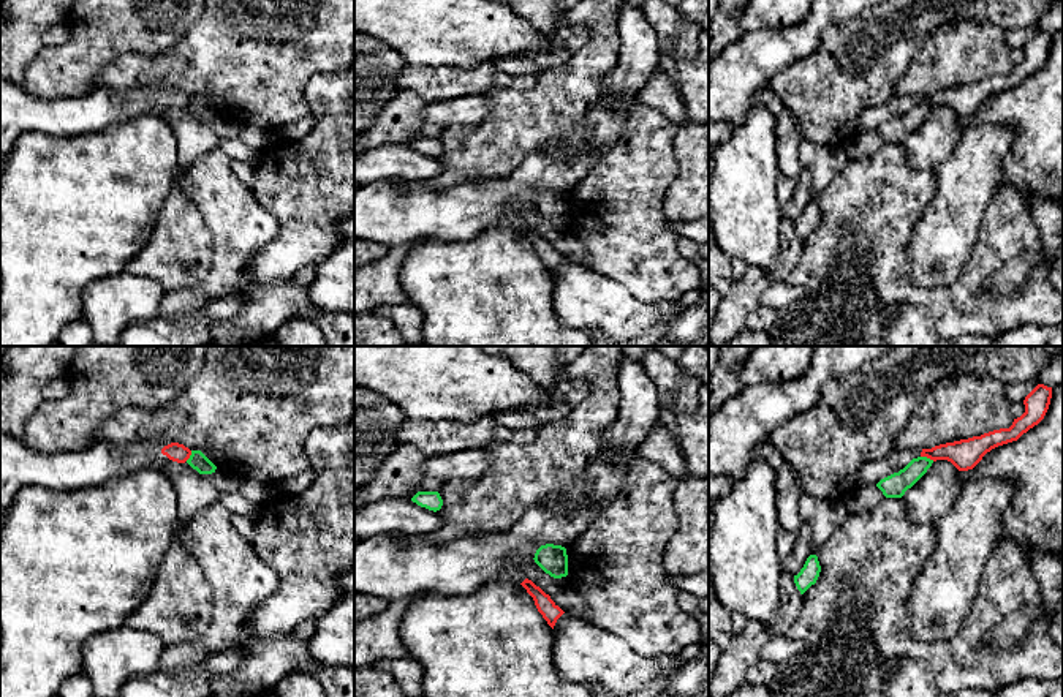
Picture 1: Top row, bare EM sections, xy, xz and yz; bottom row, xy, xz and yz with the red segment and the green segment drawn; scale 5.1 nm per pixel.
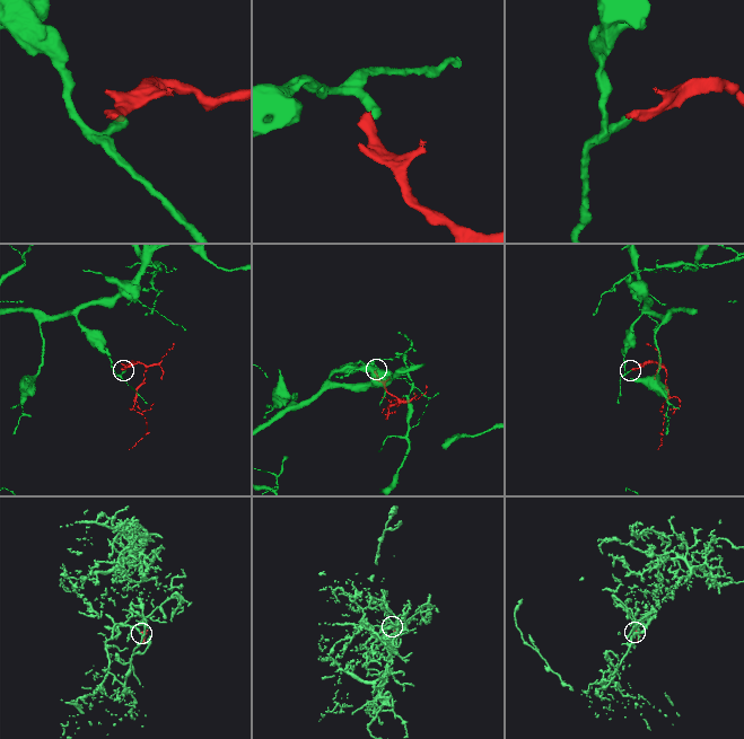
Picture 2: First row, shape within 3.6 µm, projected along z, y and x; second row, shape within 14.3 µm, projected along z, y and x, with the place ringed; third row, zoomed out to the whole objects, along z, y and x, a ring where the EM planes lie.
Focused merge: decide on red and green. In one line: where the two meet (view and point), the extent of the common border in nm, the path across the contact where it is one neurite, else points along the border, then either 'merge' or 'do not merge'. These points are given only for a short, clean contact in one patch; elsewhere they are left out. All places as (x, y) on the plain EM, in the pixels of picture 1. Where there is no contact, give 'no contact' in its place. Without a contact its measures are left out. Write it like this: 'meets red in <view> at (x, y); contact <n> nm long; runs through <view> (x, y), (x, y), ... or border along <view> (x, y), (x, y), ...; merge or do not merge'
meets red in yz at (927, 103); contact 80 nm long; border along yz (921, 101), (934, 106); do not merge

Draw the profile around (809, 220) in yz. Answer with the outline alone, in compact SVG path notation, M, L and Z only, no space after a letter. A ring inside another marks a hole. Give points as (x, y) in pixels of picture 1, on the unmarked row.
M810 201L797 221L794 221L794 229L800 240L804 240L811 231L816 229L821 218L821 212L816 201Z

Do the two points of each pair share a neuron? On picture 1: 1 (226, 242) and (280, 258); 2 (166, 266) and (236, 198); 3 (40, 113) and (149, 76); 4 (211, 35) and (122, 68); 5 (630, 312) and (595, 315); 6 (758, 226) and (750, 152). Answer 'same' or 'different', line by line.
1: different
2: different
3: different
4: same
5: same
6: same

